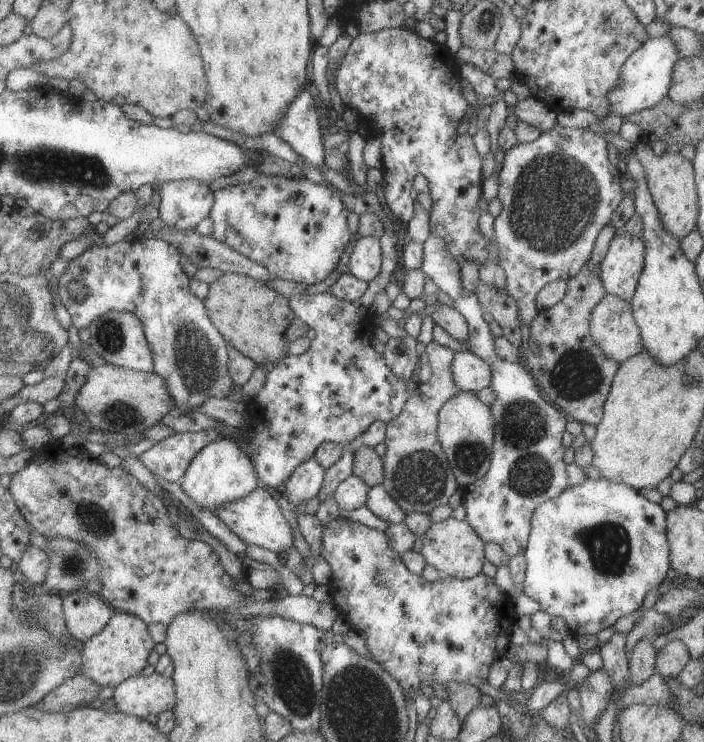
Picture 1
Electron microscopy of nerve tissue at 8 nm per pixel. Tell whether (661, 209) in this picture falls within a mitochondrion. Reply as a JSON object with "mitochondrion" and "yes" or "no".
{"mitochondrion":"no"}

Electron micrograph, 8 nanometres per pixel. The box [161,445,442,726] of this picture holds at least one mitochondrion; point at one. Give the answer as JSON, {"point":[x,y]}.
{"point":[291,679]}

